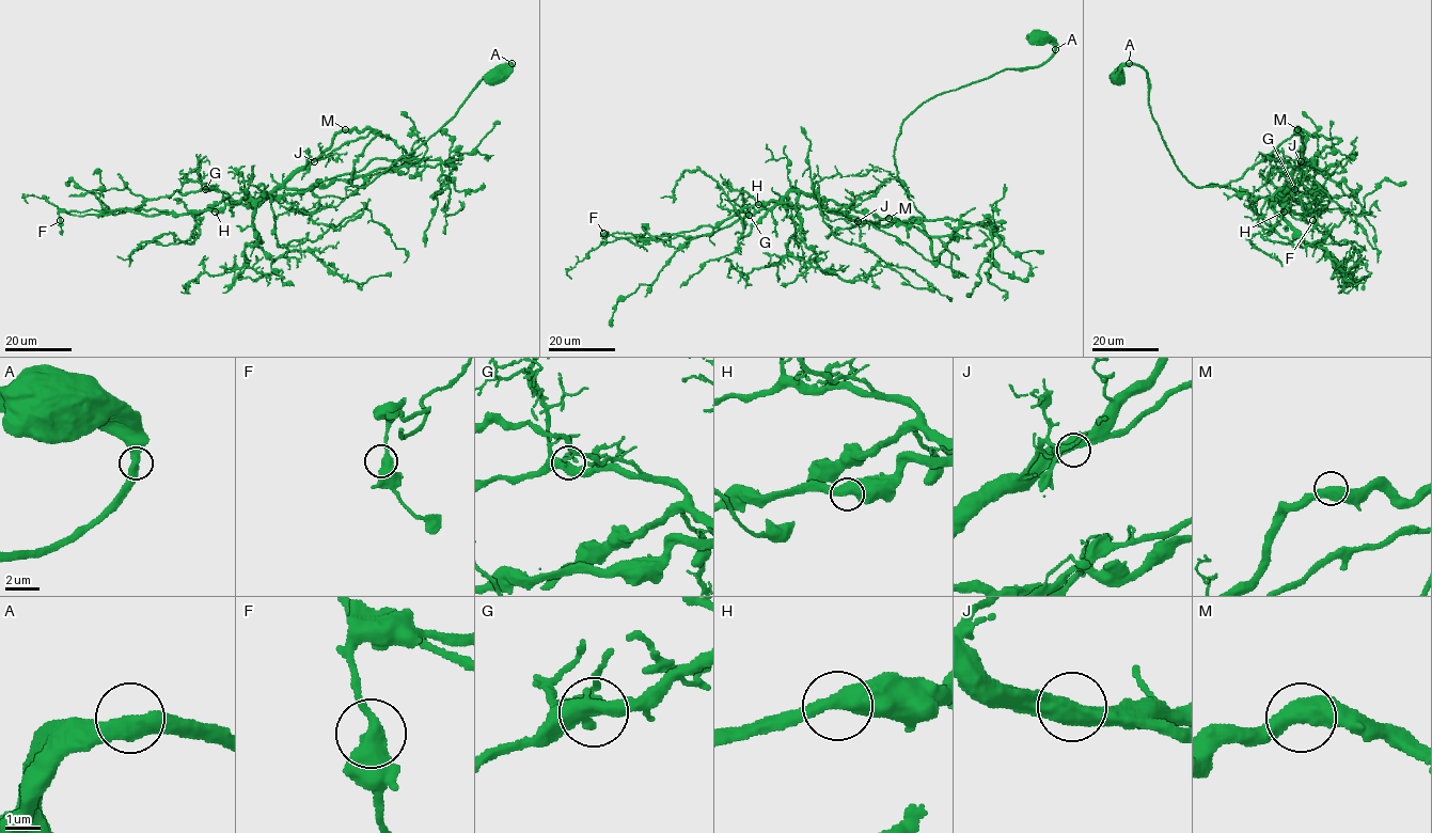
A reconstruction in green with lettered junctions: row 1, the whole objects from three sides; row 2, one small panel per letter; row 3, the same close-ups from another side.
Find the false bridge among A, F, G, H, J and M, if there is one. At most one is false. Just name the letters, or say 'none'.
none

